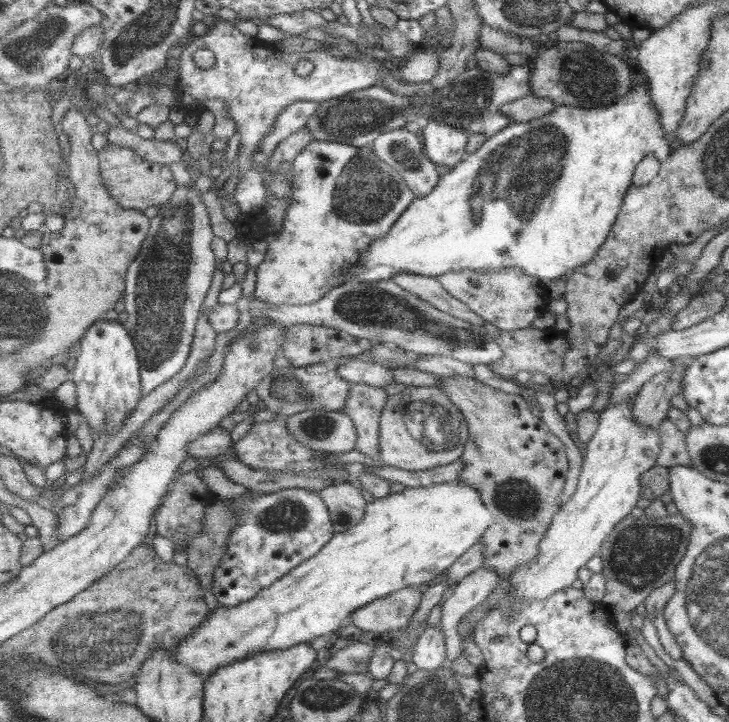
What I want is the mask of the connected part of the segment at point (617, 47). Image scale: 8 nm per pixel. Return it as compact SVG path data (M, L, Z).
M570 24L560 25L550 37L555 42L547 43L546 49L531 61L534 95L556 105L591 108L613 104L632 86L632 68L619 58L625 50L623 39L611 40L603 31L579 29Z

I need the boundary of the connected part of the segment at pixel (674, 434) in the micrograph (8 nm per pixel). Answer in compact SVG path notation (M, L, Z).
M667 418L656 429L660 440L660 449L655 457L655 465L669 468L670 466L689 466L689 453L684 443L684 434Z

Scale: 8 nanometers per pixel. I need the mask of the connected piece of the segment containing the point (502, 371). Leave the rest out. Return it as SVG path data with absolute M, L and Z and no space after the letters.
M532 327L512 330L512 331L500 331L500 336L497 338L500 347L503 349L504 355L499 363L489 364L489 368L493 371L495 376L501 376L505 379L514 380L515 374L525 370L533 374L534 380L546 381L550 376L556 375L559 378L563 373L563 361L567 350L571 348L569 345L568 337L565 331L557 331L553 328L546 329L533 329Z

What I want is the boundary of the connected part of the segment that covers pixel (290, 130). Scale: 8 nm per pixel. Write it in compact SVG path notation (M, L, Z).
M298 100L292 102L279 114L273 126L273 132L263 140L261 152L273 155L281 141L289 138L306 127L308 120L318 111L321 103Z

